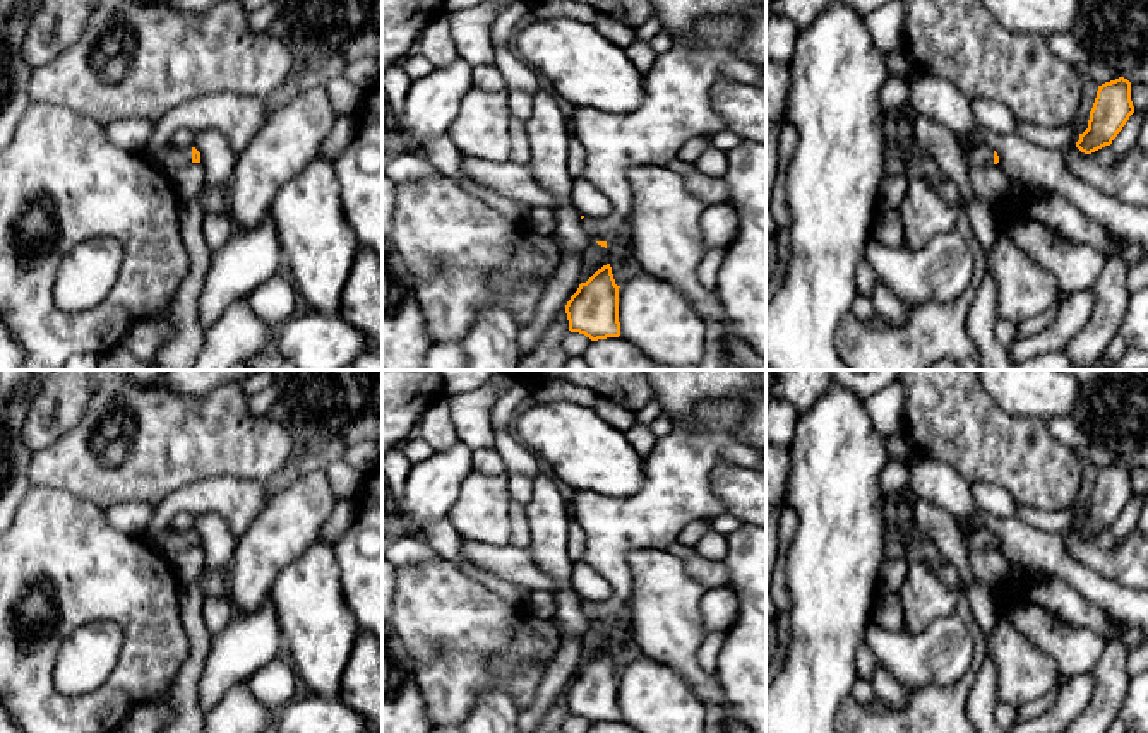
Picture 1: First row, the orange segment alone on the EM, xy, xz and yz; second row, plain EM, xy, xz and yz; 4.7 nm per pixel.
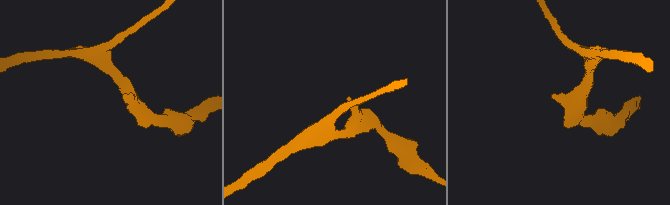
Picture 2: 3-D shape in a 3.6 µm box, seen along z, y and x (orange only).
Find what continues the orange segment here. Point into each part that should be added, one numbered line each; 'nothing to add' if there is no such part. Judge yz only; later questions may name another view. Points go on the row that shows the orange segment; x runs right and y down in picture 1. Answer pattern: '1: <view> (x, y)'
1: yz (979, 156)

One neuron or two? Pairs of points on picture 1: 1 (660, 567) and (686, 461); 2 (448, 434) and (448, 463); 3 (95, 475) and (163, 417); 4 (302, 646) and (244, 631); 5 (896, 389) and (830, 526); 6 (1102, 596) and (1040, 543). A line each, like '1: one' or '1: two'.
1: two
2: two
3: one
4: two
5: two
6: one

